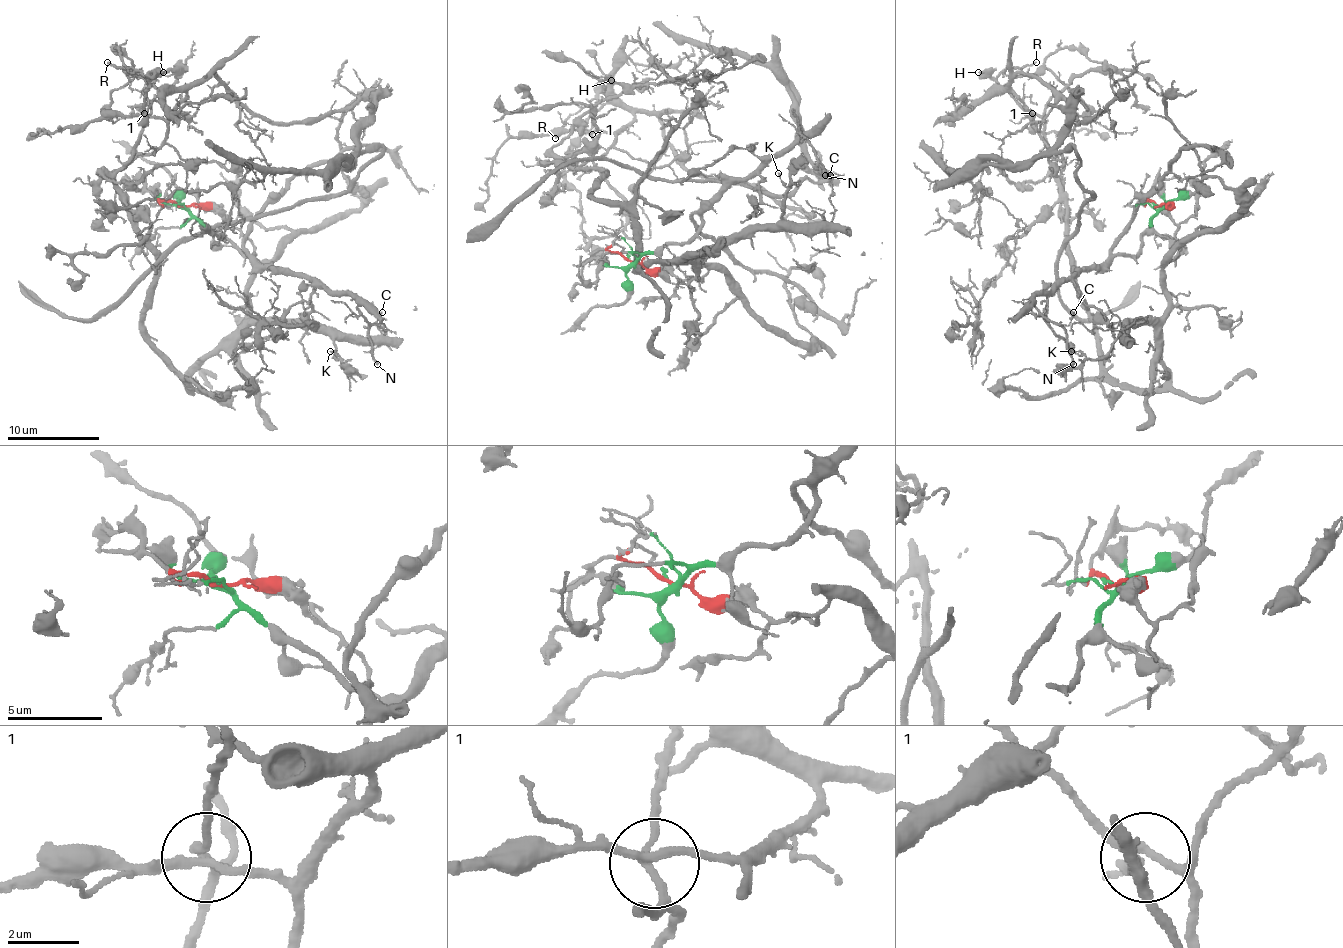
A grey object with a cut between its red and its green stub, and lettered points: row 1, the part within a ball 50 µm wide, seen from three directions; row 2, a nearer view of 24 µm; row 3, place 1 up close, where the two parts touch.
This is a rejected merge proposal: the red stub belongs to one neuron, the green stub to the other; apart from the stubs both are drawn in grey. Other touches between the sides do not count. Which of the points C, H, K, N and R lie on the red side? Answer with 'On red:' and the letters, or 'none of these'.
On red: H, K, R

